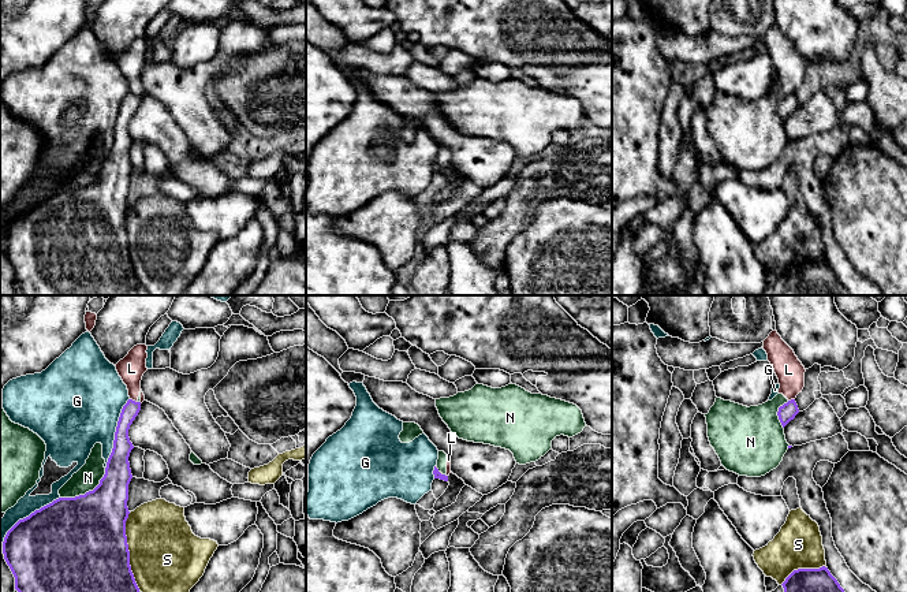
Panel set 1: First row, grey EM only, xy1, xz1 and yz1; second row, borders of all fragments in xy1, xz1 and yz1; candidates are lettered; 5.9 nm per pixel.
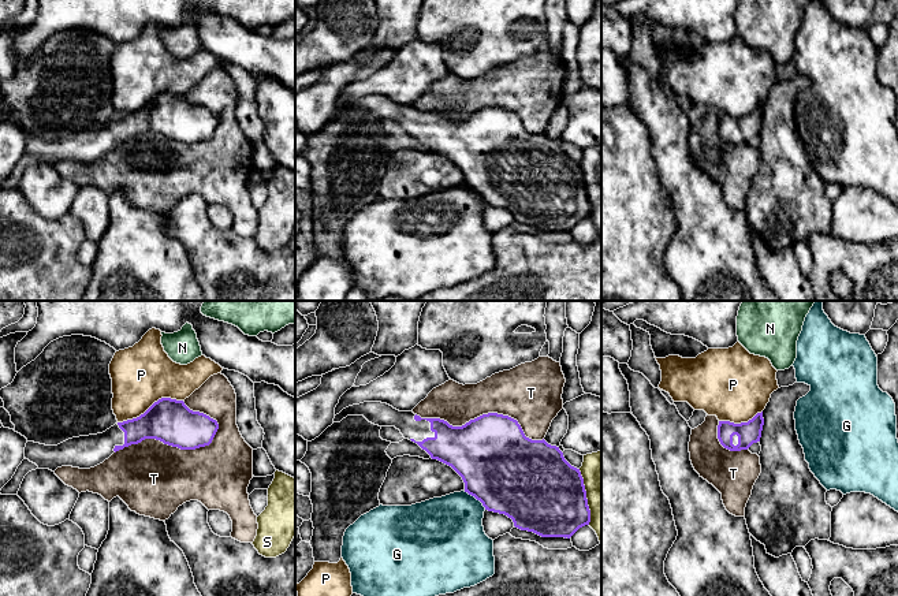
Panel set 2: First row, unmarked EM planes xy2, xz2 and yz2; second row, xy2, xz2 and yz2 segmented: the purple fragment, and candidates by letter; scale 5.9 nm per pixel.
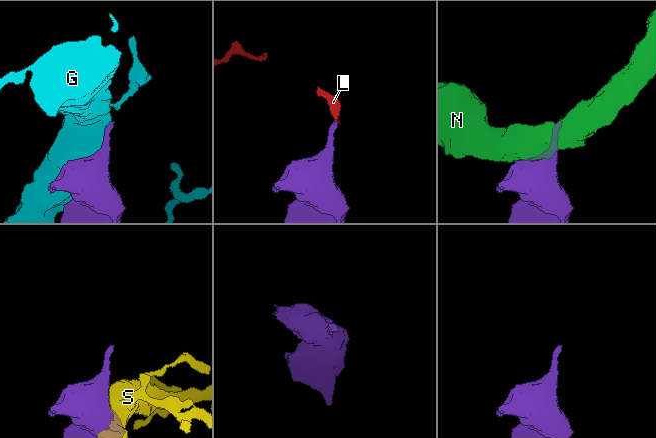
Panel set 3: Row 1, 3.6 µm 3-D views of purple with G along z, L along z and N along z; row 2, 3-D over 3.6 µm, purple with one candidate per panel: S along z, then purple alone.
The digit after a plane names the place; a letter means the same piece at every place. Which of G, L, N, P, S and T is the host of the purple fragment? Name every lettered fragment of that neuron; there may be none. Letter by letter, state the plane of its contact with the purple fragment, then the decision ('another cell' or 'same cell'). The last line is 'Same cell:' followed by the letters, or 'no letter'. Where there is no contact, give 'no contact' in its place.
G: xy1 | another cell
L: xy1 | another cell
N: xy1 | another cell
P: xy2 | another cell
S: xy1 | another cell
T: xy2 | another cell
Same cell: no letter

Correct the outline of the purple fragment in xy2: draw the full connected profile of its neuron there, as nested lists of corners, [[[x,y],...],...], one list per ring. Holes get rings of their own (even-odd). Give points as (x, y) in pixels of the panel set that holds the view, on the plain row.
[[[161,92],[137,112],[118,116],[103,127],[68,133],[57,139],[27,135],[25,152],[38,163],[62,160],[90,163],[113,146],[145,133],[156,133],[180,144],[209,139],[219,123],[216,113],[190,104],[183,94]]]

